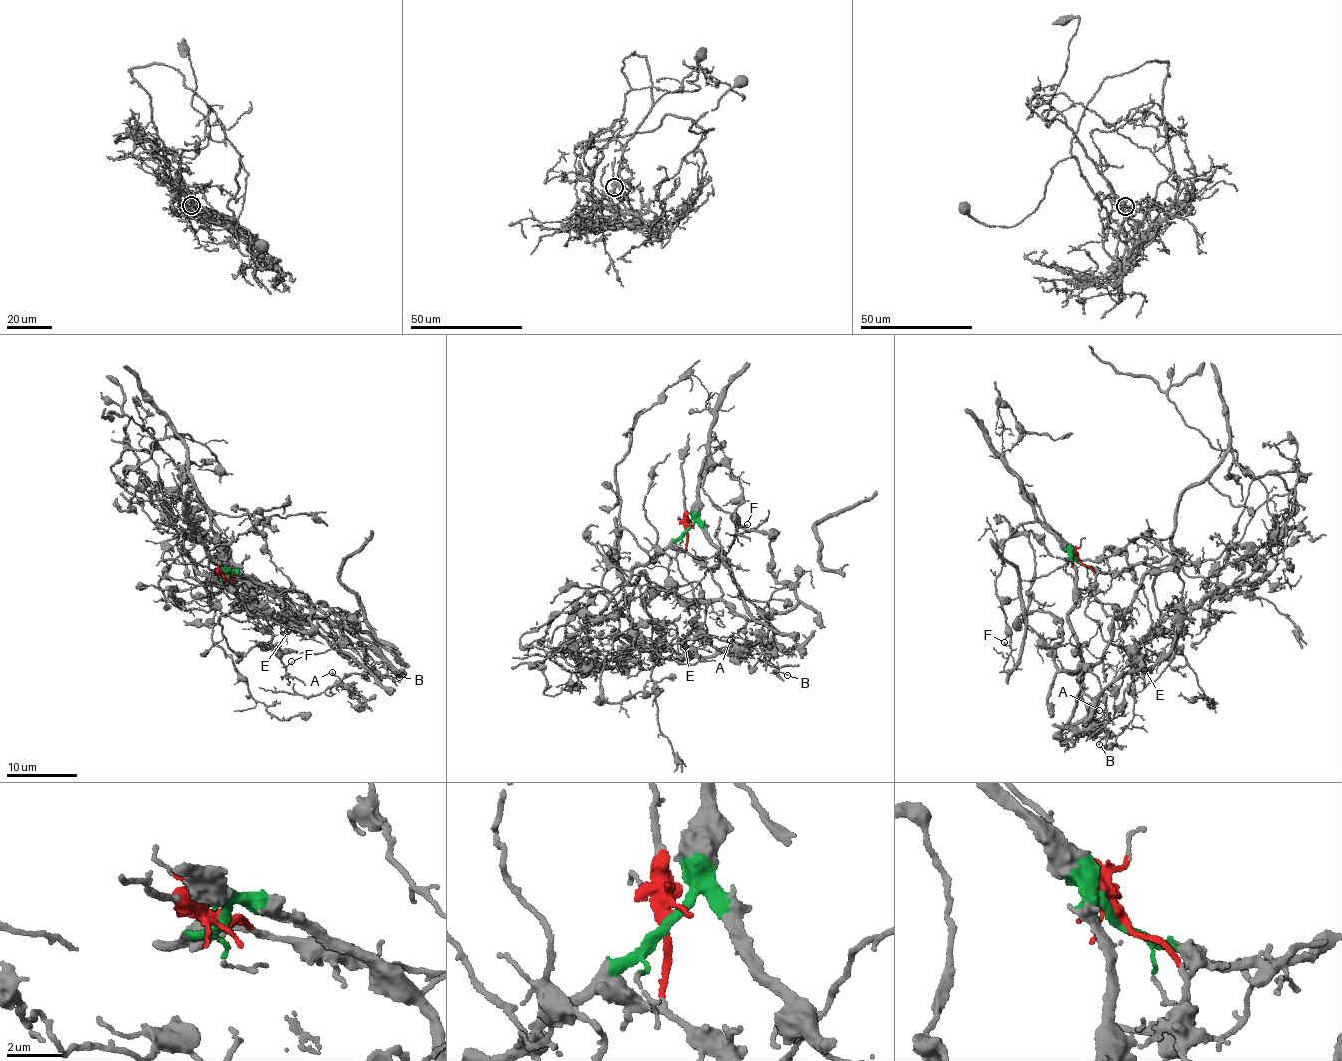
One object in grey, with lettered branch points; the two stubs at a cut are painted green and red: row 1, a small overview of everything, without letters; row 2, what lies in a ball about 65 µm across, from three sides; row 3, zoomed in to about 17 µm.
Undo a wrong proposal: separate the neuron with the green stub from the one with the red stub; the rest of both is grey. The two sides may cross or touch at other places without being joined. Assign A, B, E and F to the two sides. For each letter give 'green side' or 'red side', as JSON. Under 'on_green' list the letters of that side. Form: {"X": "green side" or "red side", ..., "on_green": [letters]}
{"A": "red side", "B": "red side", "E": "red side", "F": "green side", "on_green": ["F"]}

